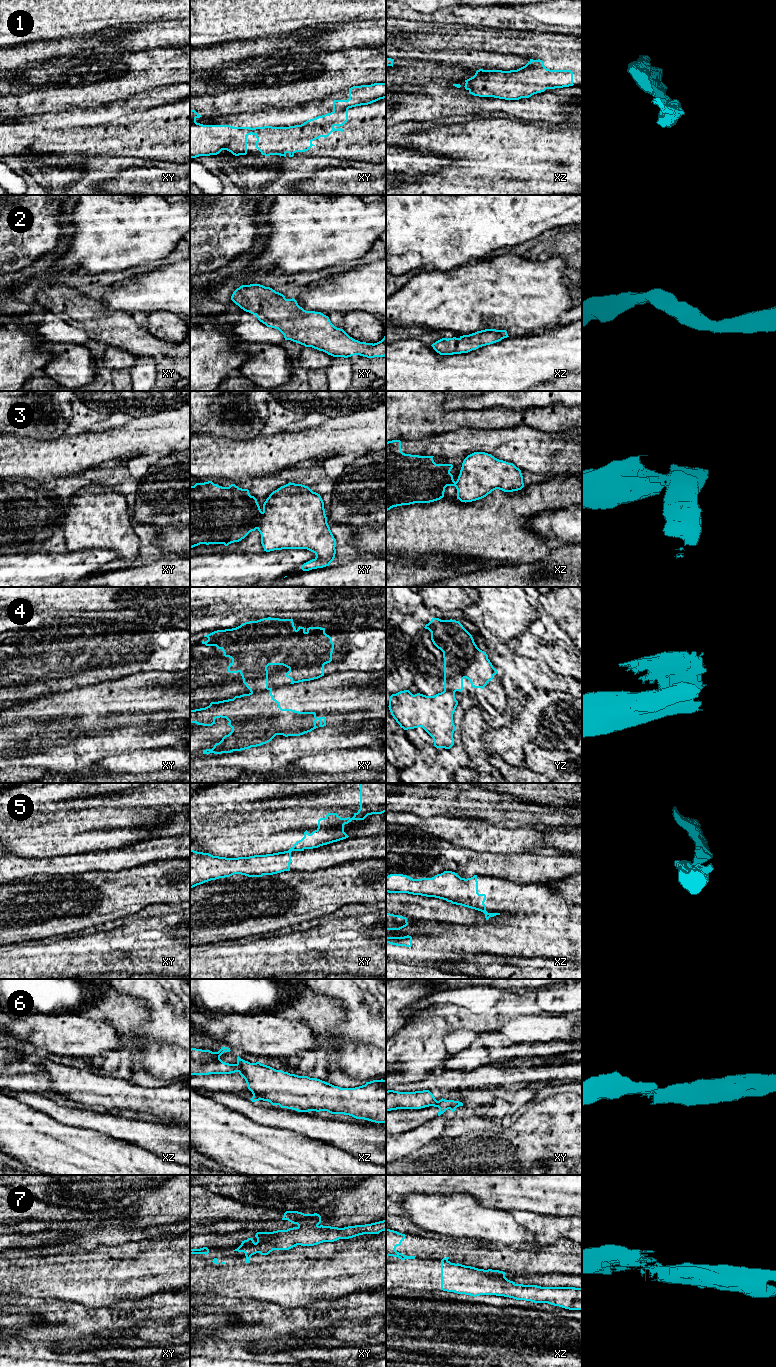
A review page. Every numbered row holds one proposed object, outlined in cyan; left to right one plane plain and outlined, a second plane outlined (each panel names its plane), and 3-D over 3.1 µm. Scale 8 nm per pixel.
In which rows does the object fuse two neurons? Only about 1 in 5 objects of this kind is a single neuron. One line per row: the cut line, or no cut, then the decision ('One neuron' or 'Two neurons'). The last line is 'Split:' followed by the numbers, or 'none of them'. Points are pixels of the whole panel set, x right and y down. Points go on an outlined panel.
1: Split along xy (347, 108), (333, 112). Two neurons
2: No split. One neuron
3: Split along xy (262, 512), (257, 528). Two neurons
4: Split along xy (269, 688), (263, 691), (251, 692). Two neurons
5: Split along xy (289, 849), (291, 851). Two neurons
6: Split along xz (236, 1064), (238, 1071). Two neurons
7: Split along xz (442, 1259), (447, 1260). Two neurons
Split: 1, 3, 4, 5, 6, 7

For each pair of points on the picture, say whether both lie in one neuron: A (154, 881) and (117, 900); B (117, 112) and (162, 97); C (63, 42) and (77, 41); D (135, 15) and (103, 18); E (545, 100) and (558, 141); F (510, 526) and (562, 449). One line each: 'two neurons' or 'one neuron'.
A: one neuron
B: one neuron
C: one neuron
D: one neuron
E: two neurons
F: two neurons

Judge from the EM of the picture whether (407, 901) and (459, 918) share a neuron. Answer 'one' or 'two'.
one

